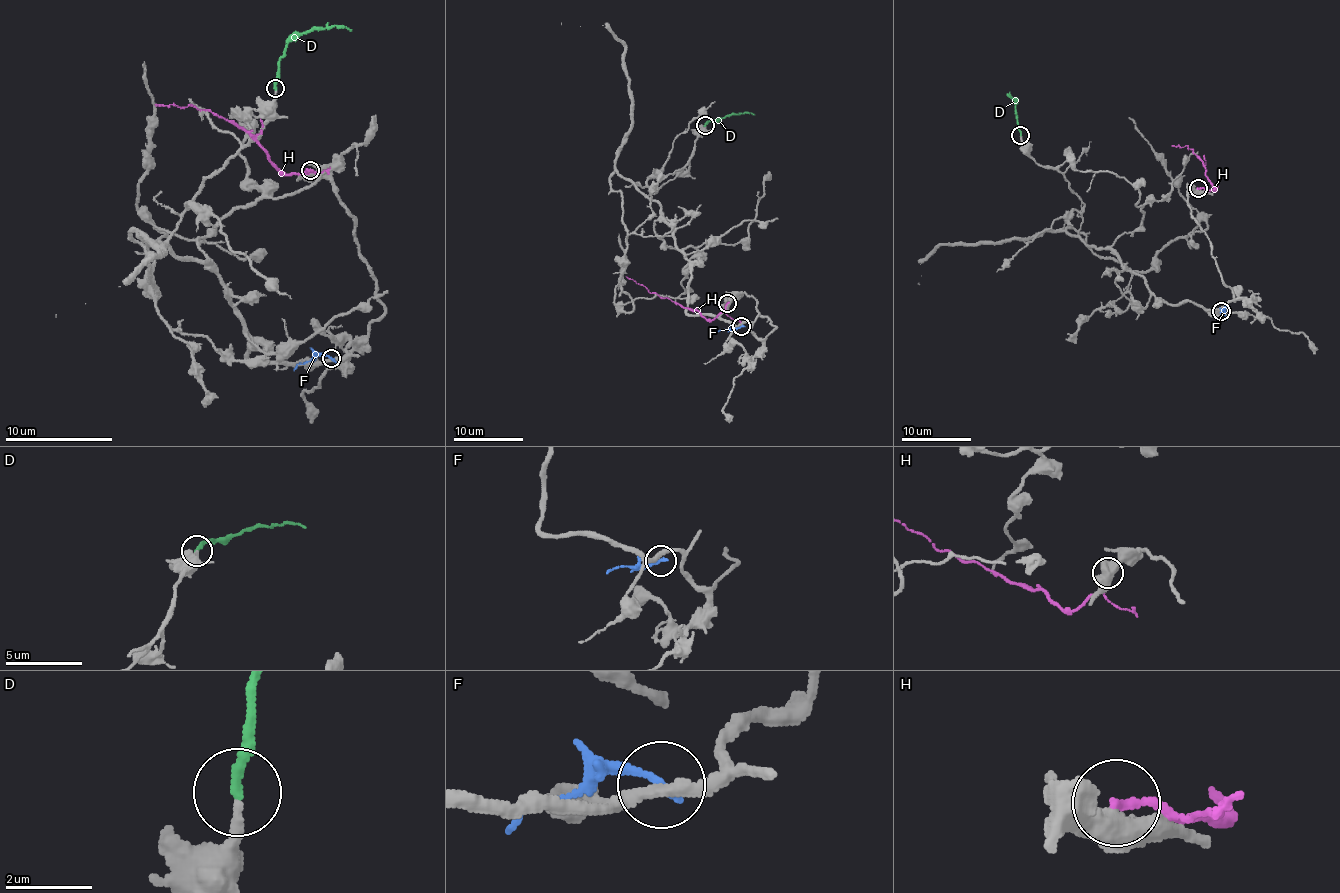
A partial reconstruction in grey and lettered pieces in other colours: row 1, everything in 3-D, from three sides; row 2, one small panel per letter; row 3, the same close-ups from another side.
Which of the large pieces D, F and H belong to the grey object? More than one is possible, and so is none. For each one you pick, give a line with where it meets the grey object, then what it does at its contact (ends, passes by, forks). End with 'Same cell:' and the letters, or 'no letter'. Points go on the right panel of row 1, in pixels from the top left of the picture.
D: contact (1020, 135); it ends
Same cell: D

